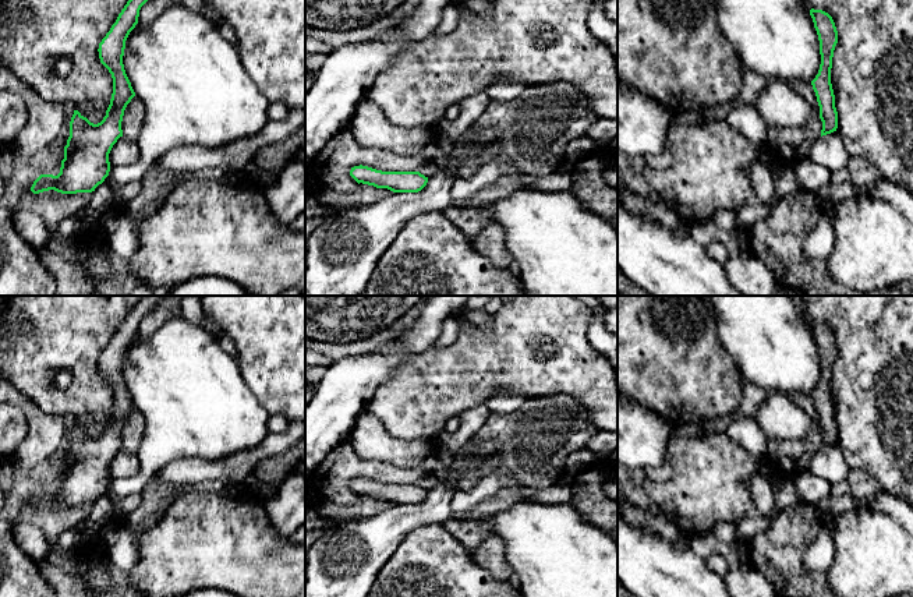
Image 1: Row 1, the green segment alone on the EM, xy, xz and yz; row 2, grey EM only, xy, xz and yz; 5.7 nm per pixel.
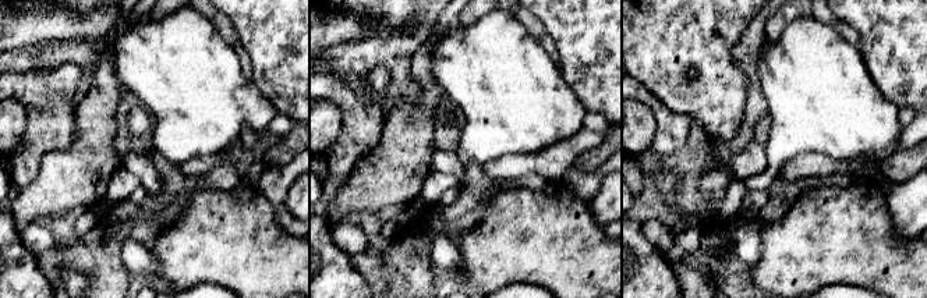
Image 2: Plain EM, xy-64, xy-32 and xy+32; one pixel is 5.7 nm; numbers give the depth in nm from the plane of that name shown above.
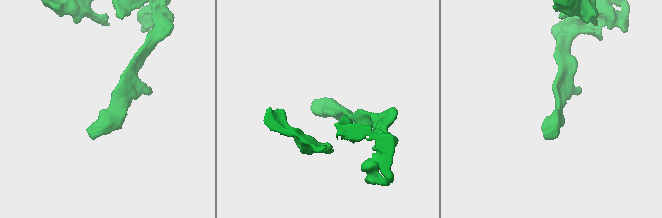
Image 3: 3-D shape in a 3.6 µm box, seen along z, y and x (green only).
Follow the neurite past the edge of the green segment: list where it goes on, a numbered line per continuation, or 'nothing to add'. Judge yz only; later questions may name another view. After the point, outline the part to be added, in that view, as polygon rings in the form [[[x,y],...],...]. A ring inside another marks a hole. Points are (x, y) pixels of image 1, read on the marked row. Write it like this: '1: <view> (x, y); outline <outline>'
nothing to add

